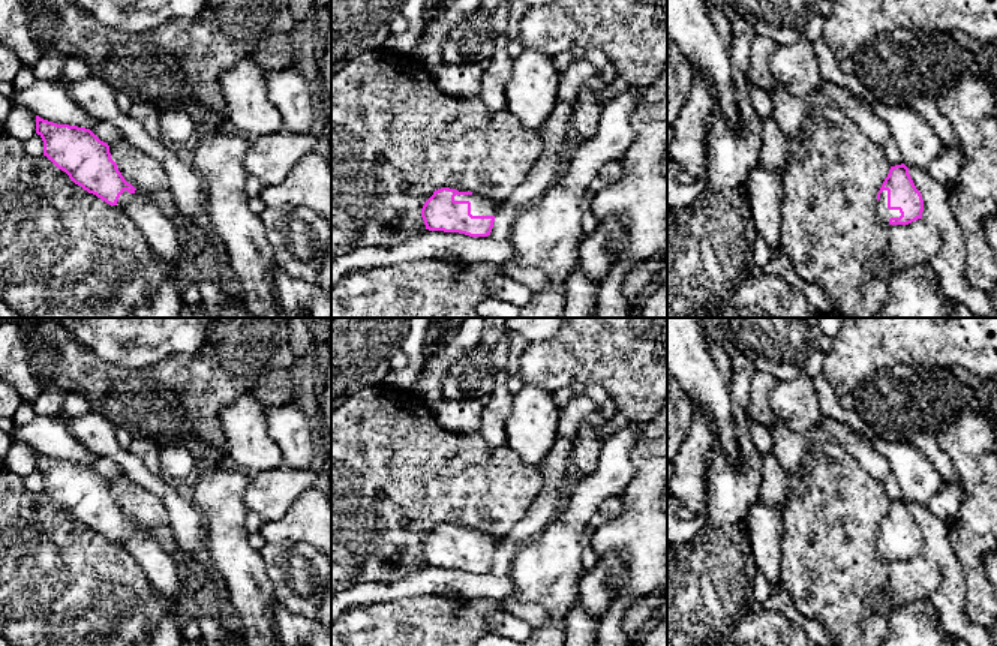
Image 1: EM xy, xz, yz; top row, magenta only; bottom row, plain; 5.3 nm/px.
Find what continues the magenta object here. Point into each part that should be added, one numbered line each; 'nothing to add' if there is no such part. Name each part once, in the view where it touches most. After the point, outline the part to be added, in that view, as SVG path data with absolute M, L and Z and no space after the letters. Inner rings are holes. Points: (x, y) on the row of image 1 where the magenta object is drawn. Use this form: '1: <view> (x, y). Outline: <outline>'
1: xz (480, 206). Outline: M478 193L456 195L454 201L469 201L472 216L495 216L496 202Z

